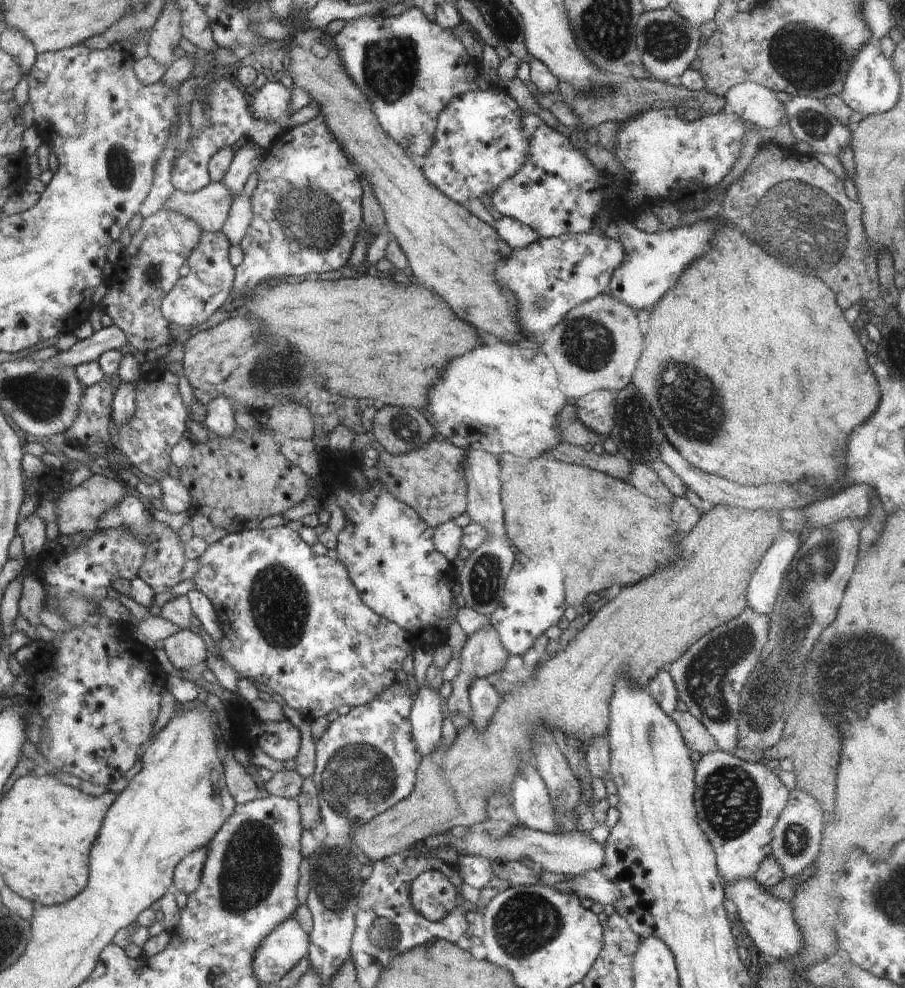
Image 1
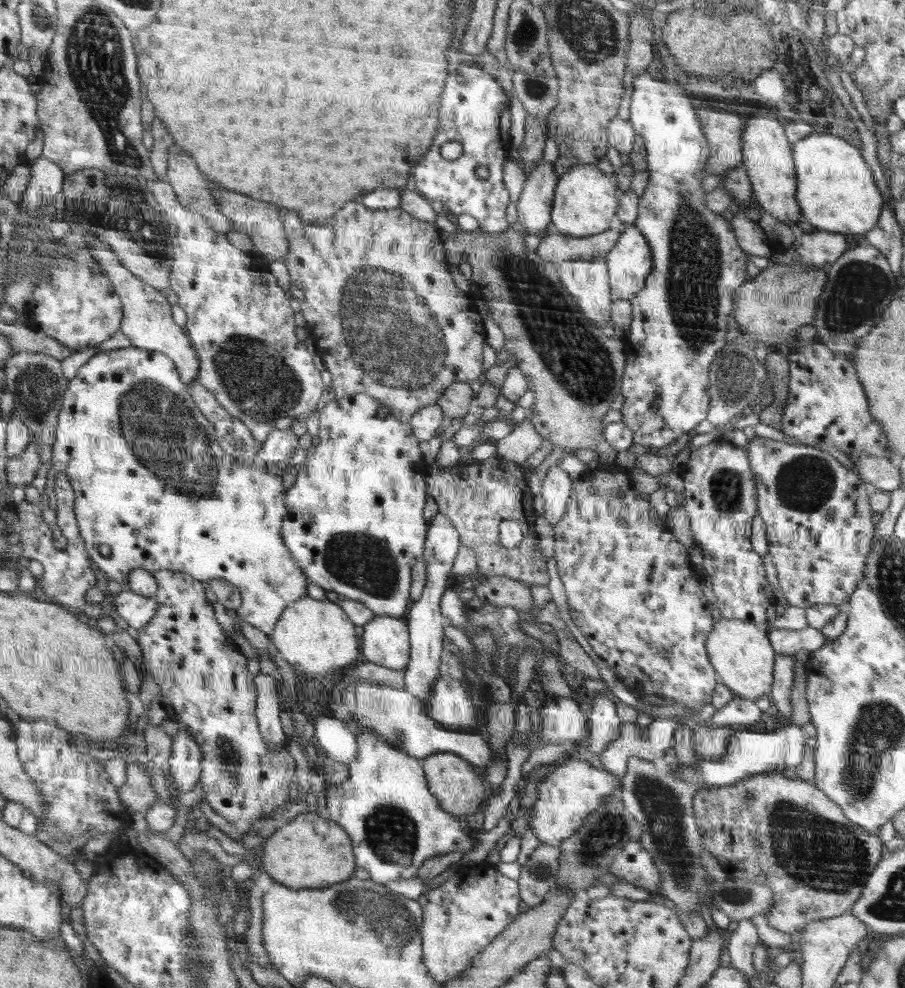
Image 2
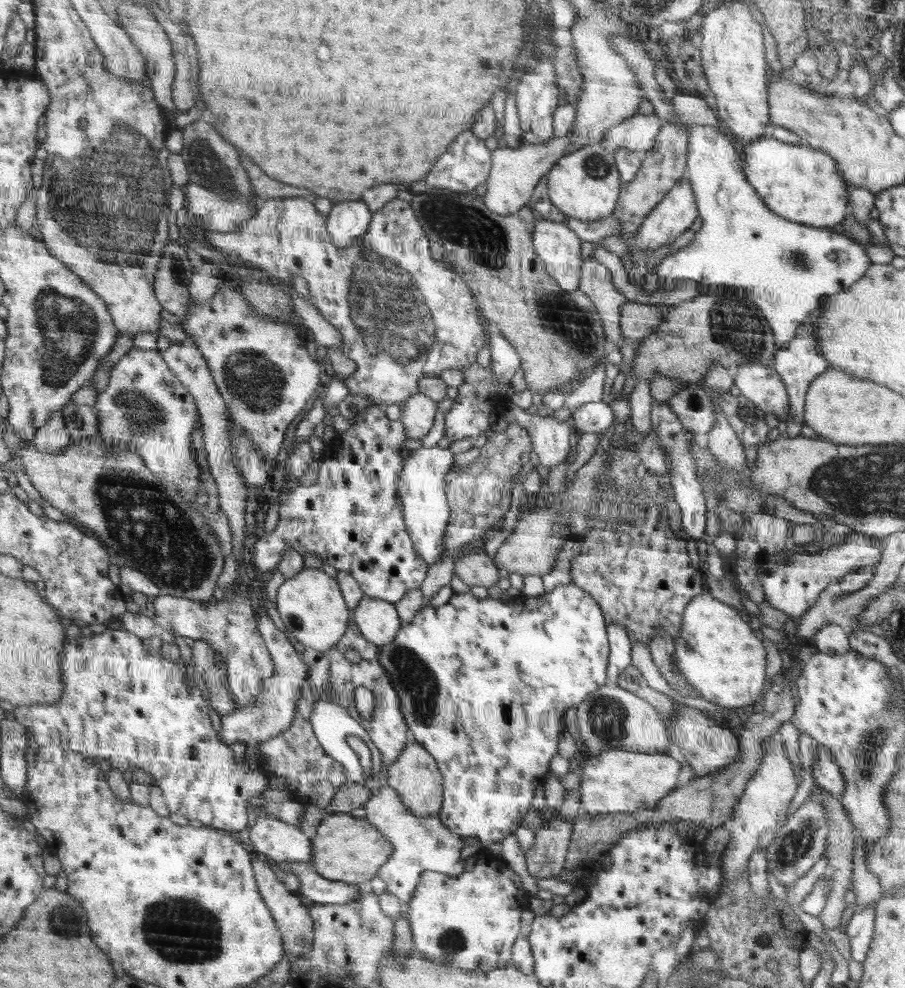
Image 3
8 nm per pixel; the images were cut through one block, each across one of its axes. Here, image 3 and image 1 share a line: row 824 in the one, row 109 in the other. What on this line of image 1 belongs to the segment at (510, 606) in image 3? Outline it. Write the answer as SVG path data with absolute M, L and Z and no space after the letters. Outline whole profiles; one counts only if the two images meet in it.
M490 86L488 90L475 90L455 96L441 112L437 120L436 138L428 154L421 158L420 166L429 181L441 189L450 200L464 205L481 199L482 194L491 194L506 179L516 174L528 159L529 140L522 128L523 110L500 86Z

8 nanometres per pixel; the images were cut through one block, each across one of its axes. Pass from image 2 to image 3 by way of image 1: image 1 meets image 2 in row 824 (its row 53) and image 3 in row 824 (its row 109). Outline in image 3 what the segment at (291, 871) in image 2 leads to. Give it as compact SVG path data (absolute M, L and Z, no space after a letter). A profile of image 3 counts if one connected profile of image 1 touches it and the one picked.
M334 813L321 819L311 835L311 844L310 865L322 878L359 885L368 885L394 852L393 844L373 823L349 813Z

